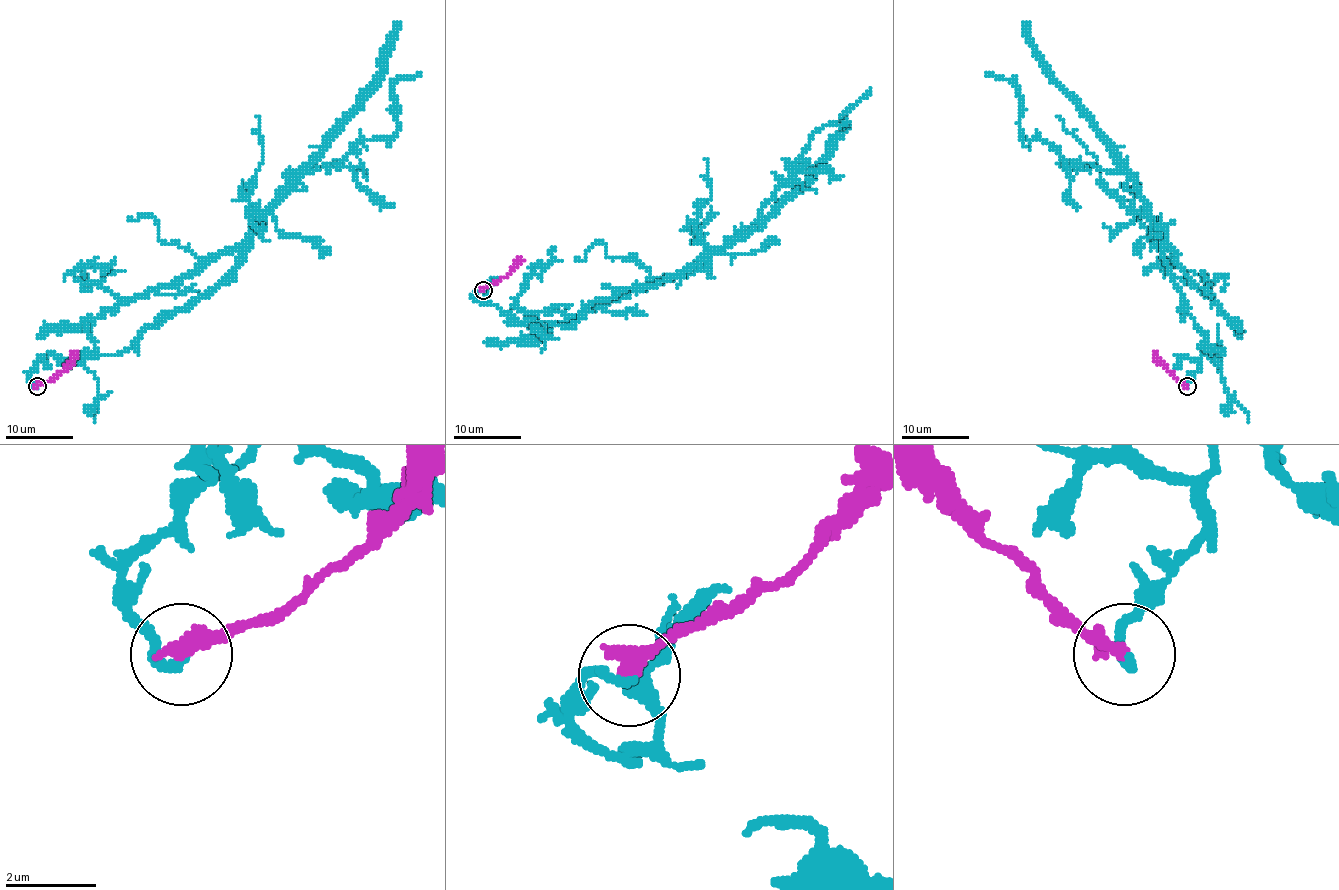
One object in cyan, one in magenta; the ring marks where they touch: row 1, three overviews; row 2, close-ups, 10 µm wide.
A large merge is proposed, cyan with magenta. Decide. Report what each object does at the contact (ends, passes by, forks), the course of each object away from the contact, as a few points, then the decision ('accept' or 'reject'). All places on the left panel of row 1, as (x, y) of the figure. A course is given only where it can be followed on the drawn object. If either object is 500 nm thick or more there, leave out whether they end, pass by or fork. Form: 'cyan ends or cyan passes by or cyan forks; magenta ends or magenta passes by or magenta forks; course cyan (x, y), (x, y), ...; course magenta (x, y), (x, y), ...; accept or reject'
cyan ends; magenta ends; course cyan (36, 386), (28, 374), (50, 352), (114, 355), (209, 292), (303, 171), (389, 139), (393, 83), (419, 73); course magenta (36, 386), (58, 376), (75, 352); reject

